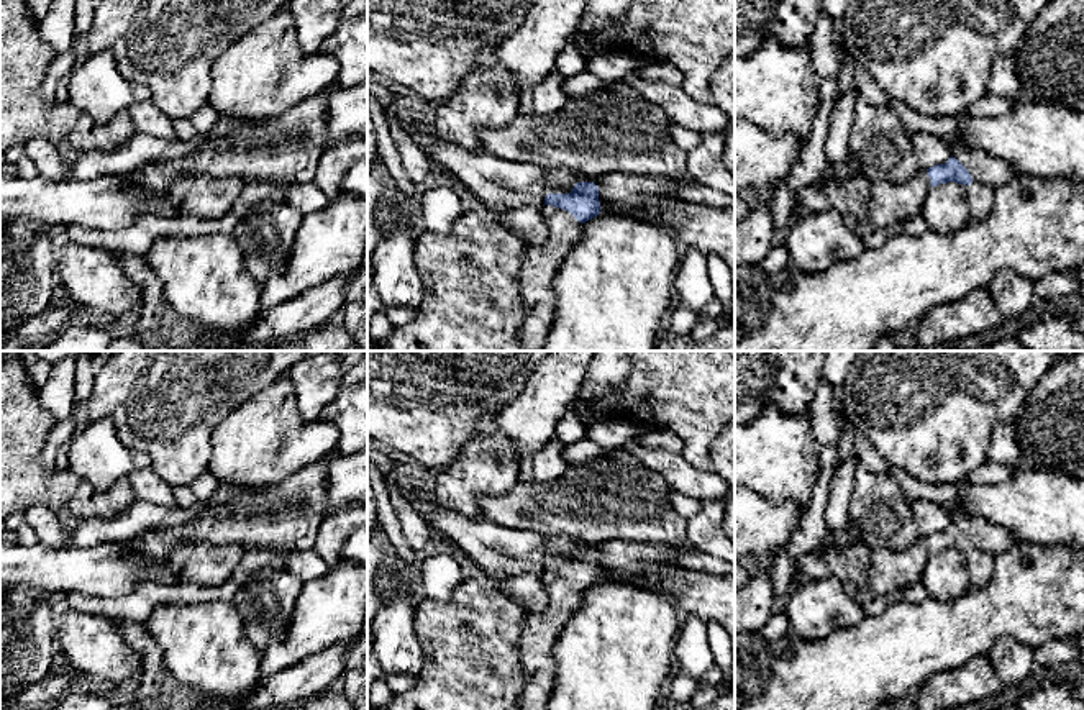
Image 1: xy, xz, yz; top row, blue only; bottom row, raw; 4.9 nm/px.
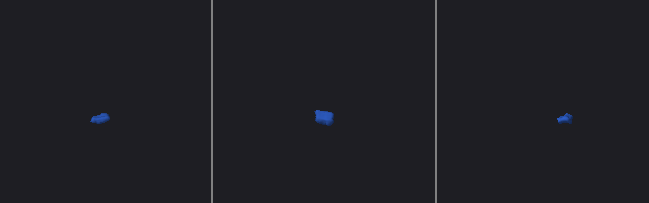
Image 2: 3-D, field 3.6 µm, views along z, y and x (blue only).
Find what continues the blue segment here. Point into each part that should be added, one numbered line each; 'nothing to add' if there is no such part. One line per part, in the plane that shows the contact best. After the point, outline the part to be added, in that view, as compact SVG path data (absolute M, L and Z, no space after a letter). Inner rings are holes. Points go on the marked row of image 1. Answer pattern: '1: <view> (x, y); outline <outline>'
1: xz (540, 264); outline M543 205L548 239L526 246L520 266L520 295L525 305L525 321L520 328L522 351L540 351L554 318L553 279L569 248L579 239L582 223L566 210Z
2: yz (866, 205); outline M927 169L902 184L872 180L859 172L843 182L805 185L795 192L795 203L804 213L836 210L846 228L863 238L917 216L930 187Z

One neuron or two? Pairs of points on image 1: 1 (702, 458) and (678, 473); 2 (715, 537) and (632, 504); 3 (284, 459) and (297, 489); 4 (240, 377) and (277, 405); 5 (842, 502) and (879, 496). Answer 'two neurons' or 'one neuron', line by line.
1: two neurons
2: two neurons
3: two neurons
4: two neurons
5: two neurons

